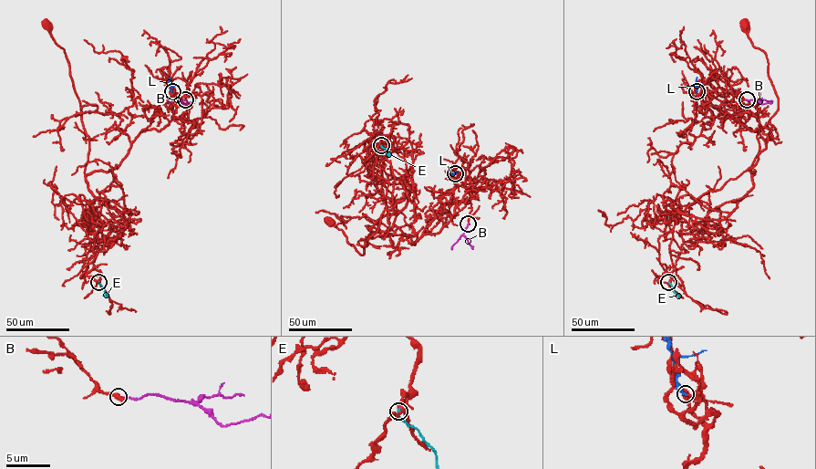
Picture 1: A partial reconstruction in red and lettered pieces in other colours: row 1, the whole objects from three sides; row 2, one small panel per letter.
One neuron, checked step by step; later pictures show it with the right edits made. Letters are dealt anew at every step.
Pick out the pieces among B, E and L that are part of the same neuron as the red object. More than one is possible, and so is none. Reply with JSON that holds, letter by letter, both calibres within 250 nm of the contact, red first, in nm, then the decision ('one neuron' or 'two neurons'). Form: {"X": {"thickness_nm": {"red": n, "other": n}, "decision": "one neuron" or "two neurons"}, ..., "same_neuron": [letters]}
{"B": {"thickness_nm": {"red": 550, "other": 190}, "decision": "two neurons"}, "E": {"thickness_nm": {"red": 280, "other": 280}, "decision": "two neurons"}, "L": {"thickness_nm": {"red": 140, "other": 220}, "decision": "one neuron"}, "same_neuron": ["L"]}

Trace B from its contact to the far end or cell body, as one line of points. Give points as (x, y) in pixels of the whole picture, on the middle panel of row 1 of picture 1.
B: (468, 224), (451, 249)

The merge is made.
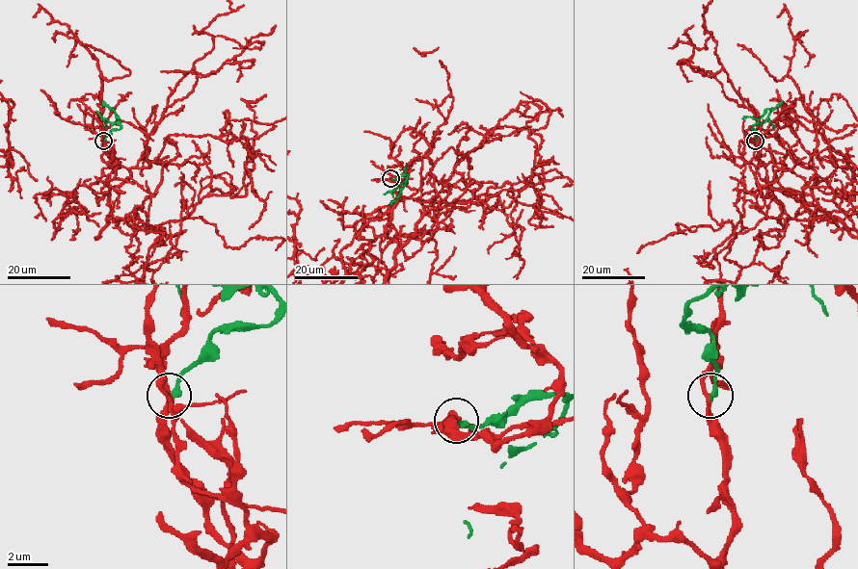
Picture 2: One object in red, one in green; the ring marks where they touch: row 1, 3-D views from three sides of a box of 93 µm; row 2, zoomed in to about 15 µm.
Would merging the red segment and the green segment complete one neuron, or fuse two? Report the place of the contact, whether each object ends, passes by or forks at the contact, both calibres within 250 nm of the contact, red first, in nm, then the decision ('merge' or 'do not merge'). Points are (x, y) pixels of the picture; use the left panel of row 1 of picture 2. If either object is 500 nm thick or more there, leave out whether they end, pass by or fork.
(103, 141) | red passes by | green ends | 220/280 nm | merge

